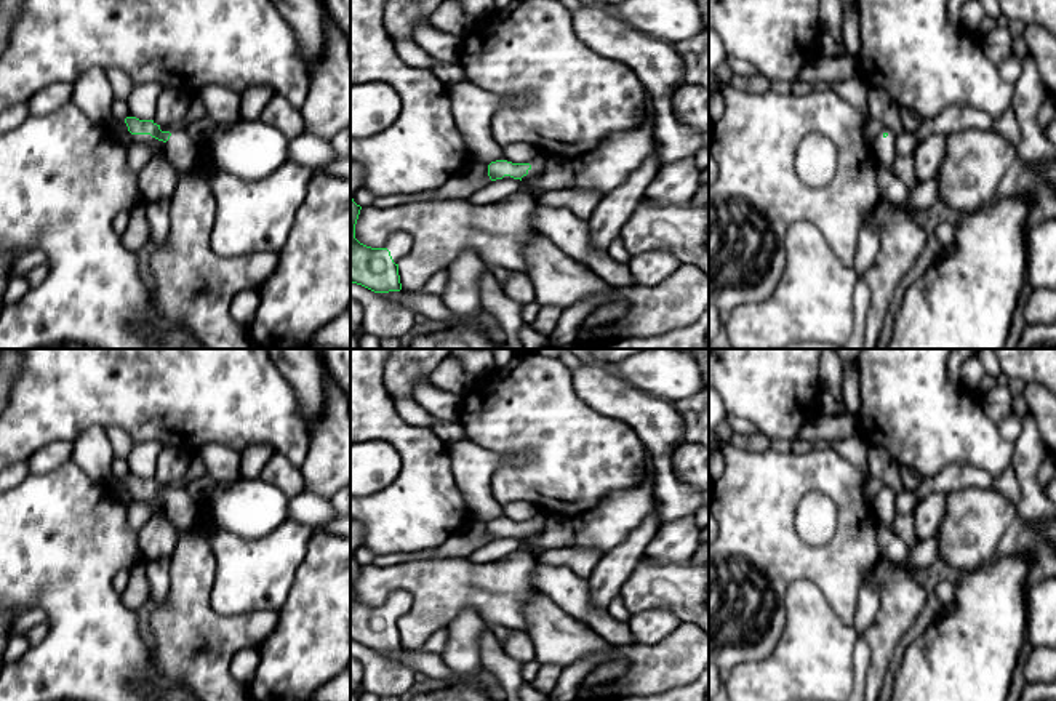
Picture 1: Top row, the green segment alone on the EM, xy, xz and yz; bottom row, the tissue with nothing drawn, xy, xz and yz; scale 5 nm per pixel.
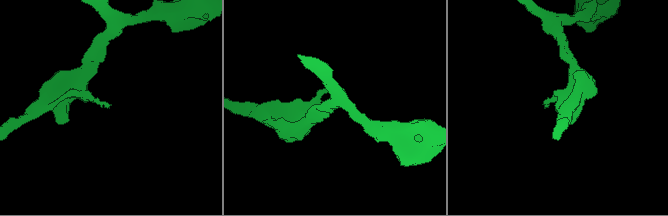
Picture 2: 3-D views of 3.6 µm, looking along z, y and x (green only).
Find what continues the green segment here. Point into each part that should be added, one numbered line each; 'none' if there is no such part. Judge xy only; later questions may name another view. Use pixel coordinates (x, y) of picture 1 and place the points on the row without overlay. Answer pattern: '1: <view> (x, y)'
none

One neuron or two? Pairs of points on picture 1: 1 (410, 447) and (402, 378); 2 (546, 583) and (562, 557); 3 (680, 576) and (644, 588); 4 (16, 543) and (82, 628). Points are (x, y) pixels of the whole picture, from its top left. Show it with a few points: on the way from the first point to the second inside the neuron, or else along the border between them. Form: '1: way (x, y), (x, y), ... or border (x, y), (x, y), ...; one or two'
1: border (383, 365), (383, 384), (394, 402); two
2: border (538, 560), (567, 565), (586, 578); two
3: way (671, 584), (653, 584); one
4: way (37, 564), (80, 607); one

